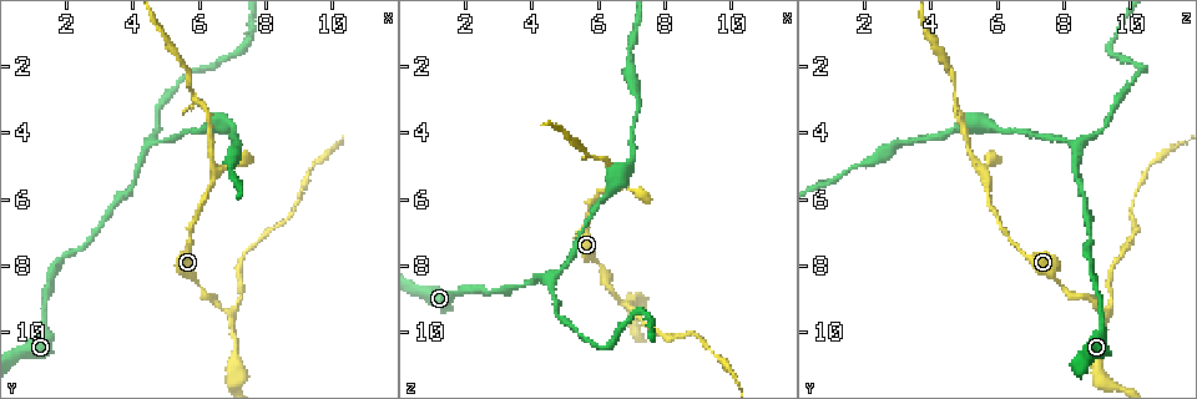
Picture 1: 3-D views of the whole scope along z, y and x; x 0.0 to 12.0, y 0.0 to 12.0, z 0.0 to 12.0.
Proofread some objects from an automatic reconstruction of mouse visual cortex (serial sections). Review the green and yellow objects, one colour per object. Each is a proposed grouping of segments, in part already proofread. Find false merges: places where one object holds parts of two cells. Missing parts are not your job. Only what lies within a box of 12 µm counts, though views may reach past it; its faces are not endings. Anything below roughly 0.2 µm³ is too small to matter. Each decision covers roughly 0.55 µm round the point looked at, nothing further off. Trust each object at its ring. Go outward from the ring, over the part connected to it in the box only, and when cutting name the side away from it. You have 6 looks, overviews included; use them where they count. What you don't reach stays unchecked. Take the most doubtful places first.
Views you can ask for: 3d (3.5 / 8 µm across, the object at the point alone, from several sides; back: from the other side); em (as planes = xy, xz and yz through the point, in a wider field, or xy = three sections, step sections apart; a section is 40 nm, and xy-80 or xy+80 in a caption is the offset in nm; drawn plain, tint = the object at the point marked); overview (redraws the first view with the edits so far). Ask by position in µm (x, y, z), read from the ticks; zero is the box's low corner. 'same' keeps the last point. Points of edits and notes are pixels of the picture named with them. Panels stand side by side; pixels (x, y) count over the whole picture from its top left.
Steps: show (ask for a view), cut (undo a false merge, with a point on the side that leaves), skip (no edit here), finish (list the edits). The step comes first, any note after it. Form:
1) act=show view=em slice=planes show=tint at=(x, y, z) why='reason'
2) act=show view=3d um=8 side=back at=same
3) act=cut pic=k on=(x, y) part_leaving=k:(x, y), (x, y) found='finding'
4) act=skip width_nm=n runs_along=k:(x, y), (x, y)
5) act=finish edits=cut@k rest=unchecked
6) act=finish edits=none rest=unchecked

act=show view=3d um=3.5 at=(6.8, 9.4, 9.1) why='abrupt turn'

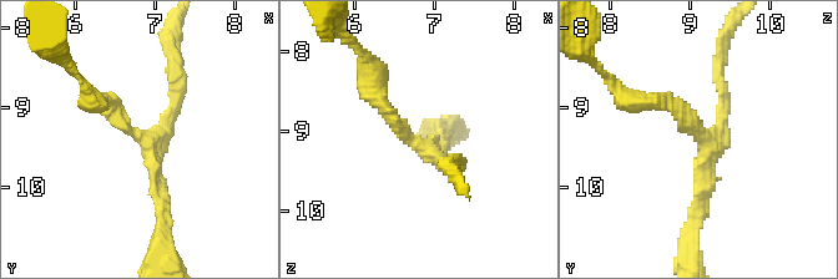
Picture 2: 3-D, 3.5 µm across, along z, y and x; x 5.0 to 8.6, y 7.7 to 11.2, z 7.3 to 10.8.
act=show view=em slice=xy step=5 show=tint at=(6.85, 9.45, 9.20) arms=3 arm_widths_nm=150,150,200 why='need the tissue'

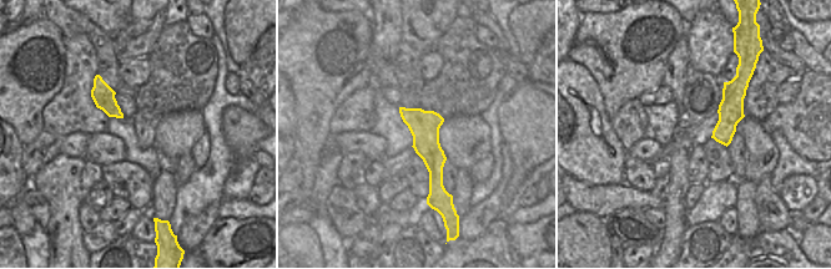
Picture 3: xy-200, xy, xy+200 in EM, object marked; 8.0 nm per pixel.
act=show view=em slice=xy step=3 show=tint at=same

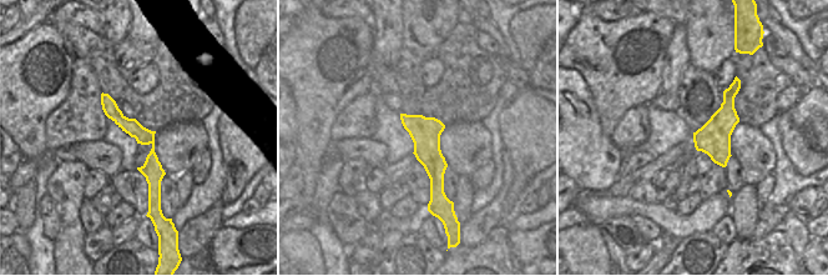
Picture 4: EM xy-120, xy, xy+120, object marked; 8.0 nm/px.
act=skip runs_along=4:(104, 96), (152, 145), (152, 199) found='all the same cell'

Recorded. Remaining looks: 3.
act=show view=3d um=3.5 at=(1.5, 8.0, 8.9) why='a narrow waist'

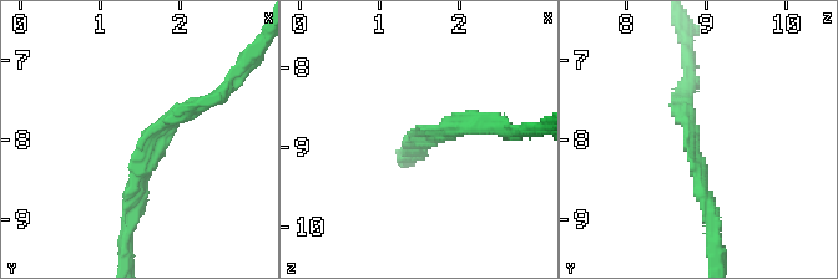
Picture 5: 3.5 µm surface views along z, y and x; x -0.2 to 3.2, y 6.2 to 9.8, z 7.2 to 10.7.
act=show view=em slice=xy step=1 show=plain at=(1.60, 8.05, 8.85) arm_widths_nm=200,250 why='now the EM'

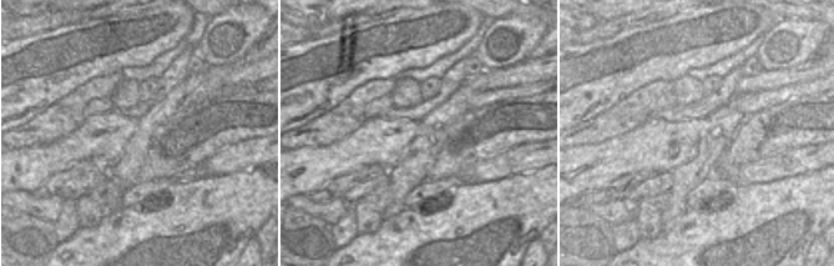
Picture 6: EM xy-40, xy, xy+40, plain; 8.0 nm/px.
act=show view=em slice=xy step=1 show=tint at=same

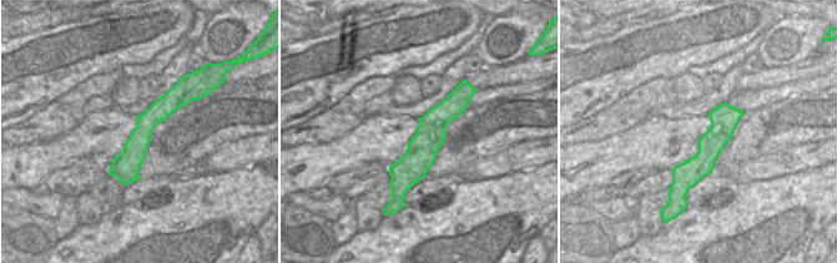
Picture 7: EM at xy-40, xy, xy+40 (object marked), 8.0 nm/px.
act=skip found='continuous, no second cell'

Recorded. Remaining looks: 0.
act=finish edits=none rest=unchecked

